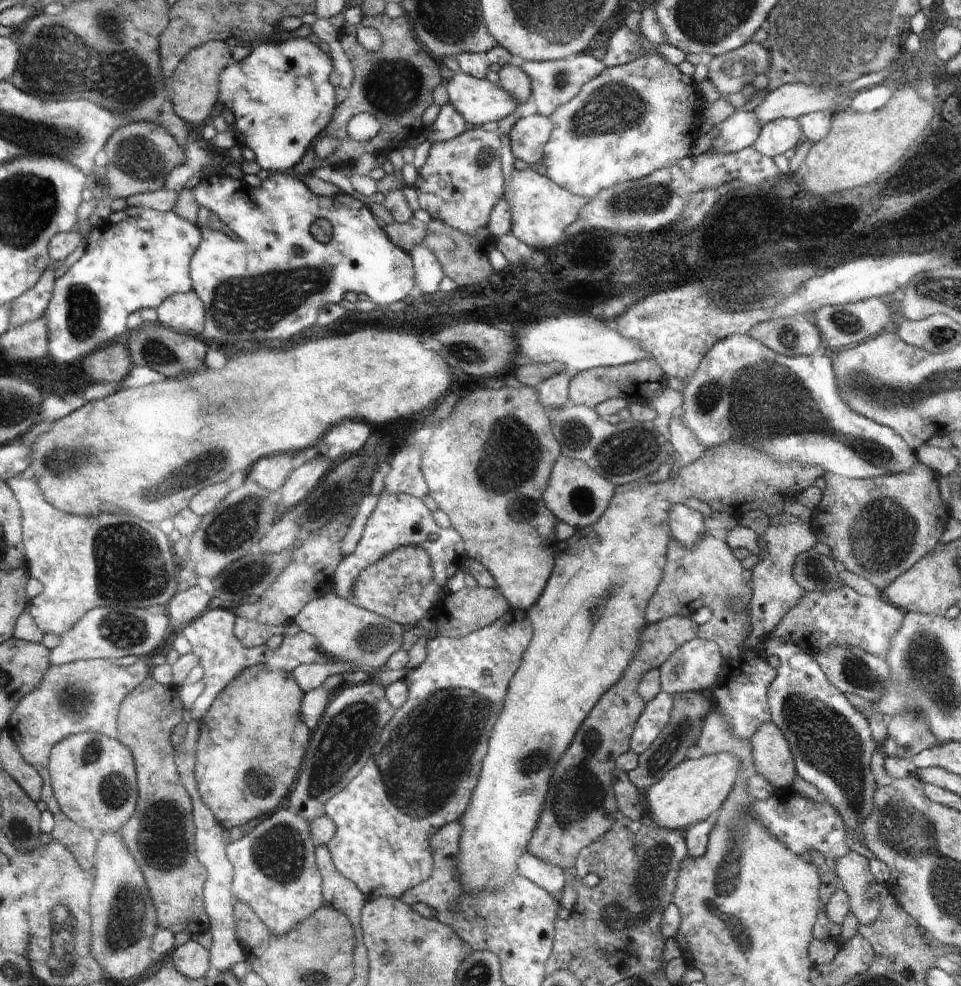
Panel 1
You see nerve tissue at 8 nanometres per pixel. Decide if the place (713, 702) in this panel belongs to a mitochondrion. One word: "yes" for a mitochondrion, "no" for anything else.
no

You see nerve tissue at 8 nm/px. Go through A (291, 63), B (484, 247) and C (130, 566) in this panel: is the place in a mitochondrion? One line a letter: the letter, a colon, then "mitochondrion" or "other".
A: other
B: other
C: mitochondrion

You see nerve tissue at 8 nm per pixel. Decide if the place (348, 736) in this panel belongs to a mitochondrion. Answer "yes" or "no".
yes

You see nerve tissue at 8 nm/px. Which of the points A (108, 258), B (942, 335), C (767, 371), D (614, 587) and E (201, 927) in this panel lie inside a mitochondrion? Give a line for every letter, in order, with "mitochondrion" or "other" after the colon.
A: other
B: mitochondrion
C: mitochondrion
D: mitochondrion
E: other

